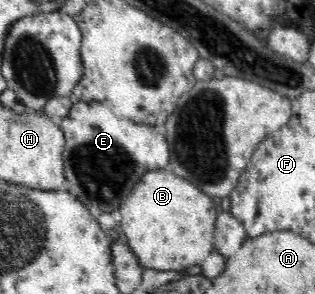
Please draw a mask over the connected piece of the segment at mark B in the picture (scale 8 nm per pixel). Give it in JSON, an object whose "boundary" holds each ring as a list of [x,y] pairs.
{"boundary":[[[150,171],[142,175],[138,187],[134,187],[130,197],[120,203],[118,210],[122,215],[120,227],[126,236],[125,243],[143,268],[196,271],[198,265],[212,253],[216,207],[194,183],[174,173]]]}

